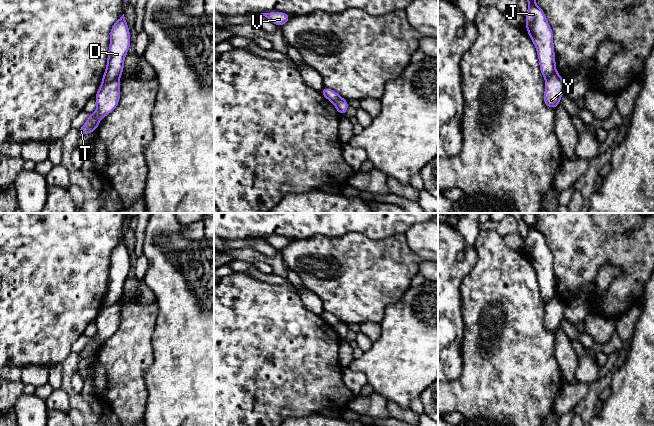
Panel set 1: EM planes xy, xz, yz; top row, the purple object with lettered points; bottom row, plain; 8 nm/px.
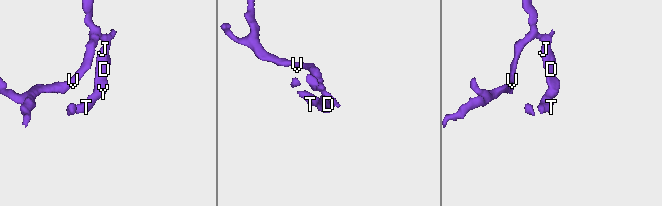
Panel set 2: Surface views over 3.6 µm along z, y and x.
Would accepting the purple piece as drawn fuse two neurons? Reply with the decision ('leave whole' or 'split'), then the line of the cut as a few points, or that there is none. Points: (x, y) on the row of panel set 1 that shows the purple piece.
split; cut in xy along (118, 77), (101, 86)

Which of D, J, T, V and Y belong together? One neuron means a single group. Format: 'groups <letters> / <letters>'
groups D J V / T Y

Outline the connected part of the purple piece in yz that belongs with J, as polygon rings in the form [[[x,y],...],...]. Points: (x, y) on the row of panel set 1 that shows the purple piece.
[[[536,0],[527,1],[529,9],[525,15],[526,30],[536,47],[541,74],[547,79],[556,72],[553,31],[543,9],[534,4]]]

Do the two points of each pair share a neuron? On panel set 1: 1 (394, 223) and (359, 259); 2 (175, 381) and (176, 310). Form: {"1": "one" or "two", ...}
{"1": "two", "2": "one"}

